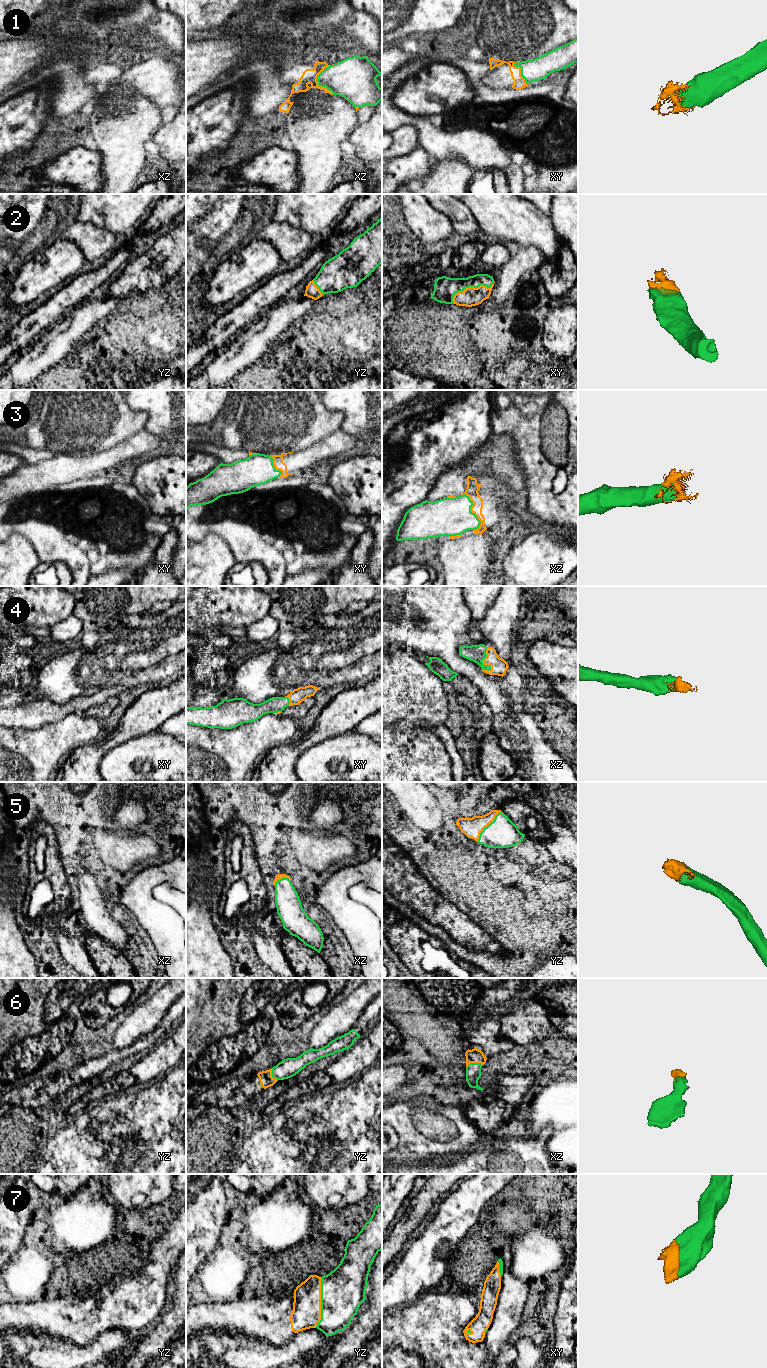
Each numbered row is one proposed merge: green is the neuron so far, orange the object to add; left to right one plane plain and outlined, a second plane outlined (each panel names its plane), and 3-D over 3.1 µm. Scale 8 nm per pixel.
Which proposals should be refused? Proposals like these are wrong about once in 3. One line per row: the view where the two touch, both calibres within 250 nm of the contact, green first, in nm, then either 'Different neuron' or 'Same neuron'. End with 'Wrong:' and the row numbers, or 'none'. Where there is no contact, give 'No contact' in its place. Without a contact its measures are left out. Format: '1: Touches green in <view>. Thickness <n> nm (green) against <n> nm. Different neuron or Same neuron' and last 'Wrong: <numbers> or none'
1: Touches green in xz. Thickness 300 nm (green) against 120 nm. Same neuron
2: Touches green in xy. Thickness 180 nm (green) against 150 nm. Same neuron
3: Touches green in xz. Thickness 300 nm (green) against 100 nm. Same neuron
4: Touches green in xz. Thickness 140 nm (green) against 140 nm. Same neuron
5: Touches green in yz. Thickness 240 nm (green) against 160 nm. Same neuron
6: Touches green in xz. Thickness 130 nm (green) against 120 nm. Same neuron
7: Touches green in yz. Thickness 360 nm (green) against 240 nm. Same neuron
Wrong: none

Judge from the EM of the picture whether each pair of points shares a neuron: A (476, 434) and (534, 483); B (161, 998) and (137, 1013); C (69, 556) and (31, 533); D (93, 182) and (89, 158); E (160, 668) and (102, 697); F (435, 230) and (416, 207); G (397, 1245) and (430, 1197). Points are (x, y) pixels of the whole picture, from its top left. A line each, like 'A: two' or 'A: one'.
A: two
B: one
C: one
D: one
E: one
F: one
G: one

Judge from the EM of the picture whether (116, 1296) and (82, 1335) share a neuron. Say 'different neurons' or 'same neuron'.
same neuron

